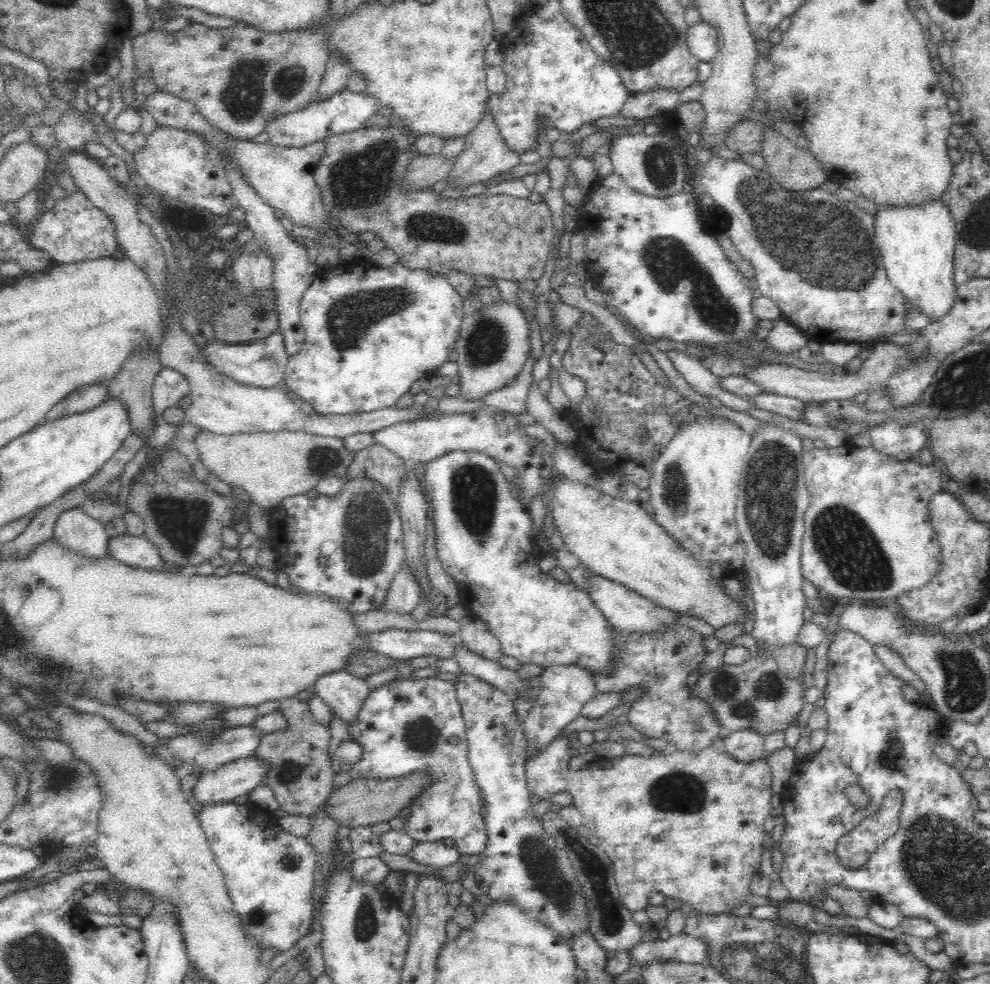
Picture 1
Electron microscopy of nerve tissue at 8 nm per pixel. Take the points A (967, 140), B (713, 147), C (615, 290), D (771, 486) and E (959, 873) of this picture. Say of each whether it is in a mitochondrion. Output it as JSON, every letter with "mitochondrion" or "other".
{"A":"other","B":"other","C":"other","D":"mitochondrion","E":"mitochondrion"}

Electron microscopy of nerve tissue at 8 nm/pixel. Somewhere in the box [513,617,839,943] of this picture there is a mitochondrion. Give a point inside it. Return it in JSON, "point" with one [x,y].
{"point":[541,864]}

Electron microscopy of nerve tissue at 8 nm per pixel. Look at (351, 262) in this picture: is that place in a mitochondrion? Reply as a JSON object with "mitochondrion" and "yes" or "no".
{"mitochondrion":"no"}

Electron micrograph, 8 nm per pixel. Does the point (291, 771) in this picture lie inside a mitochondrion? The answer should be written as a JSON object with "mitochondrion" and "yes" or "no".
{"mitochondrion":"yes"}

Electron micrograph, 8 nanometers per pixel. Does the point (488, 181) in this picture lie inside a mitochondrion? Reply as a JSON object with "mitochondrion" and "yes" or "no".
{"mitochondrion":"no"}

